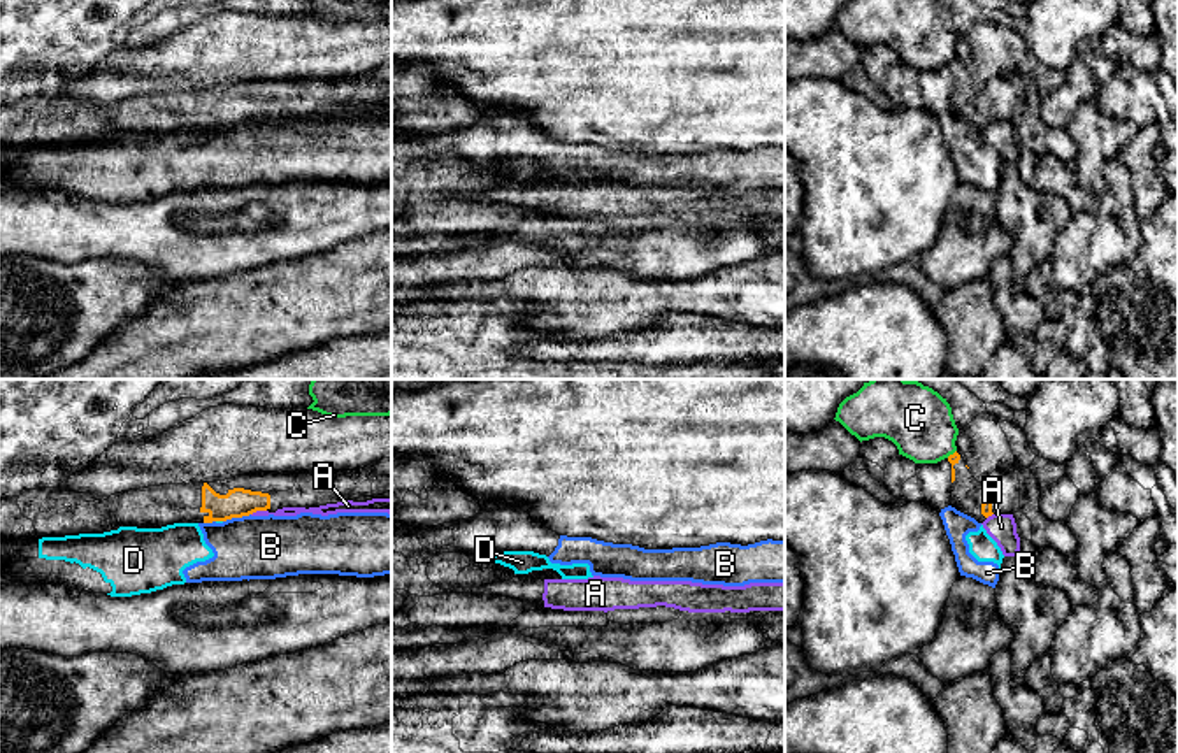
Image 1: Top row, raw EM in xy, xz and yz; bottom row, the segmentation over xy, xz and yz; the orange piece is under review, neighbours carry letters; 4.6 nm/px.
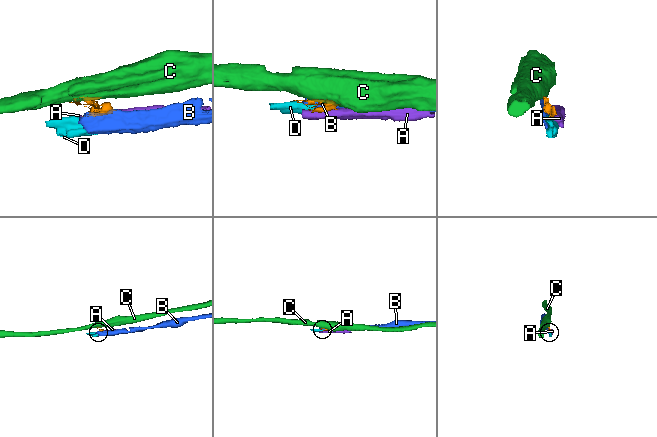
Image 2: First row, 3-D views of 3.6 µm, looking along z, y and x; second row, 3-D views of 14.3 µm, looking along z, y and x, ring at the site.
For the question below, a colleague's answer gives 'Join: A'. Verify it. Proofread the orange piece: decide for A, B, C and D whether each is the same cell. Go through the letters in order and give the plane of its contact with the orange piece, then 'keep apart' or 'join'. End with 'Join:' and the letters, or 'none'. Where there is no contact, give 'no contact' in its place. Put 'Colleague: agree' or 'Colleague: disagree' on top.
Colleague: disagree
A: xy | keep apart
B: xy | keep apart
C: yz | keep apart
D: xy | keep apart
Join: none

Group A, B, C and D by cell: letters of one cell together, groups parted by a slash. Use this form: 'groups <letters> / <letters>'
groups A / B D / C

